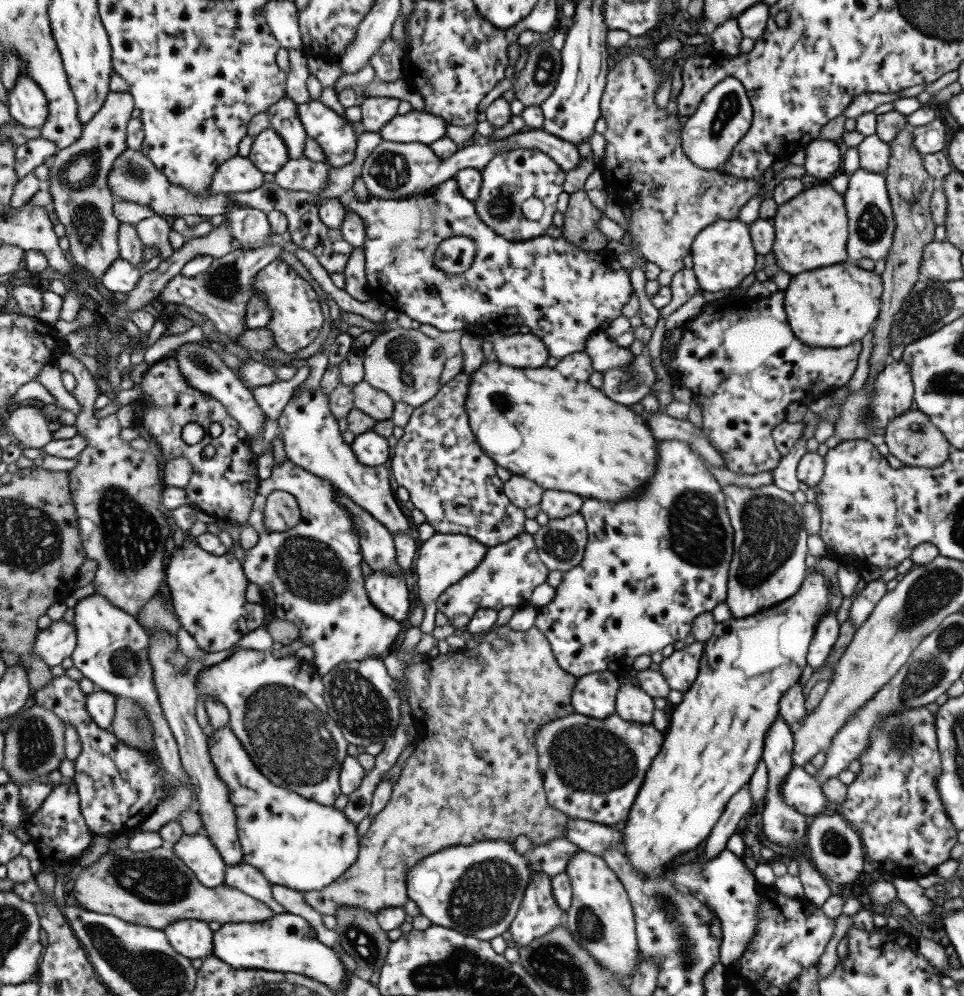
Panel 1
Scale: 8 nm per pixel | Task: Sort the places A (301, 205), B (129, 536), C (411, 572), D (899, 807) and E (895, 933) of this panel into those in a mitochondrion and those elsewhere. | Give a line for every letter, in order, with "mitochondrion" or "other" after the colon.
A: other
B: mitochondrion
C: other
D: other
E: other

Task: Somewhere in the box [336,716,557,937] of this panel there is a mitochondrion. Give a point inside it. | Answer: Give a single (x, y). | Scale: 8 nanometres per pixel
(479, 899)

